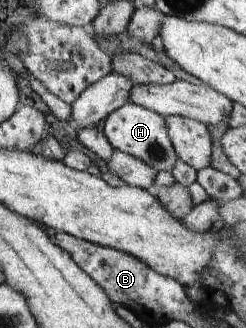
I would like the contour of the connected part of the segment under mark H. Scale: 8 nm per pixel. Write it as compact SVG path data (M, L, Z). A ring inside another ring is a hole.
M127 102L102 122L103 133L113 149L140 159L142 163L146 163L157 172L172 171L178 157L171 140L168 138L165 119L164 116L154 111L145 109L136 103Z

